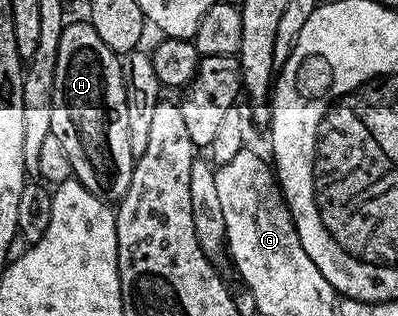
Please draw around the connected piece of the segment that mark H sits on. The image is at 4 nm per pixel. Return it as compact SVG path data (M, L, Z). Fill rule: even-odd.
M70 21L59 36L59 56L55 60L55 92L51 108L49 133L63 144L67 160L71 160L73 177L95 196L116 204L129 190L135 156L131 152L131 132L127 120L127 92L125 91L125 70L122 59L99 40L99 32L88 21Z

